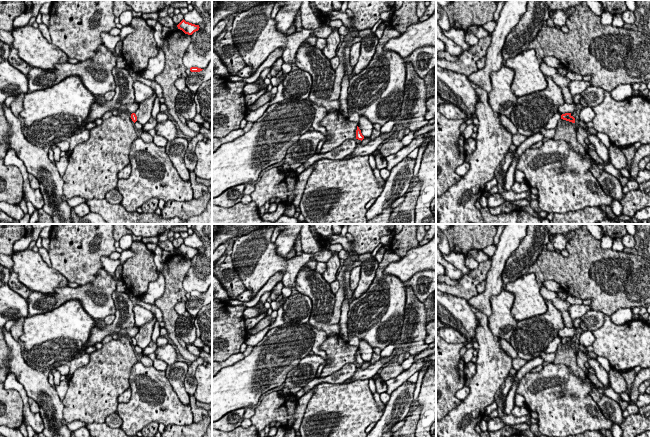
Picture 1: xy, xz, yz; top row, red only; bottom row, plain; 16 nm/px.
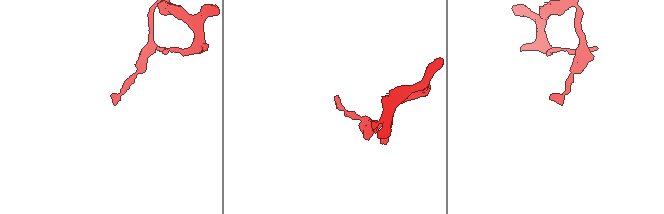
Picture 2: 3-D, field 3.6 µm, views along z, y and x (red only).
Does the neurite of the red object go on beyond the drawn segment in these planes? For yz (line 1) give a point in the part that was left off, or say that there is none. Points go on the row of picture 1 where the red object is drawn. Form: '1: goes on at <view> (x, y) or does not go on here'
1: does not go on here

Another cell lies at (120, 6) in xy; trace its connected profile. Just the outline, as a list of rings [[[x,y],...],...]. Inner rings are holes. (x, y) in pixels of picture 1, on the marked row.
[[[114,0],[113,14],[119,17],[124,11],[131,11],[133,17],[142,17],[143,13],[134,11],[124,0]]]

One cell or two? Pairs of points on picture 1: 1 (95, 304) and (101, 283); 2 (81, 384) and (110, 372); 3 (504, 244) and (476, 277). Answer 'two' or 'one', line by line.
1: one
2: one
3: two

